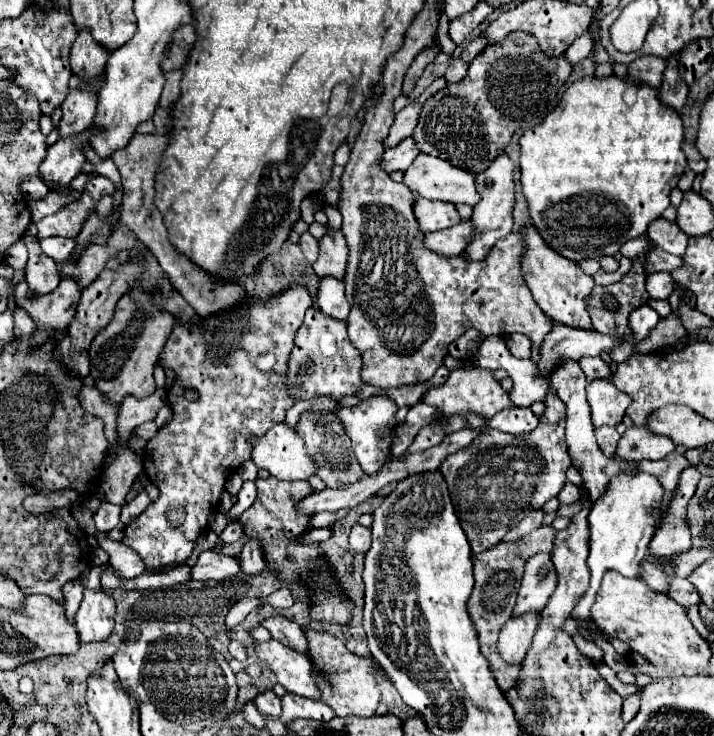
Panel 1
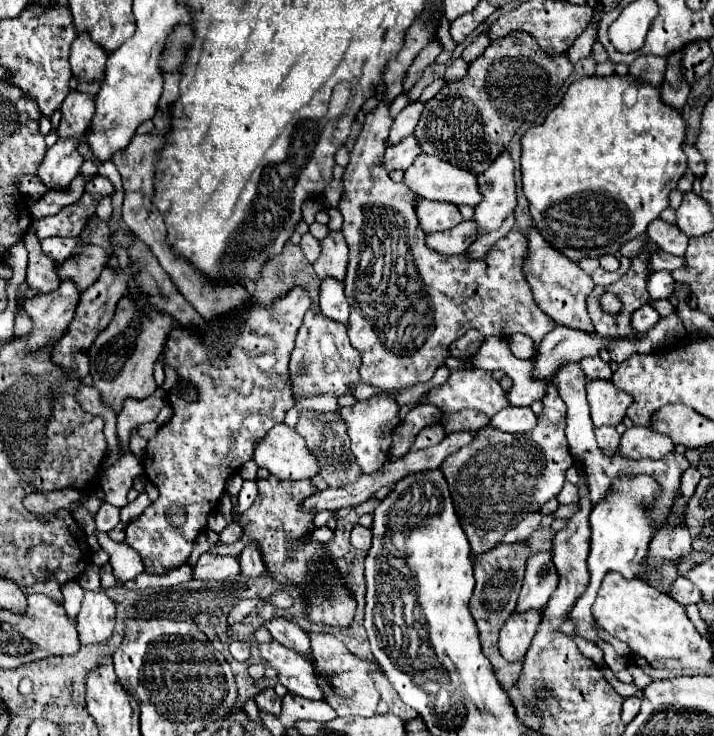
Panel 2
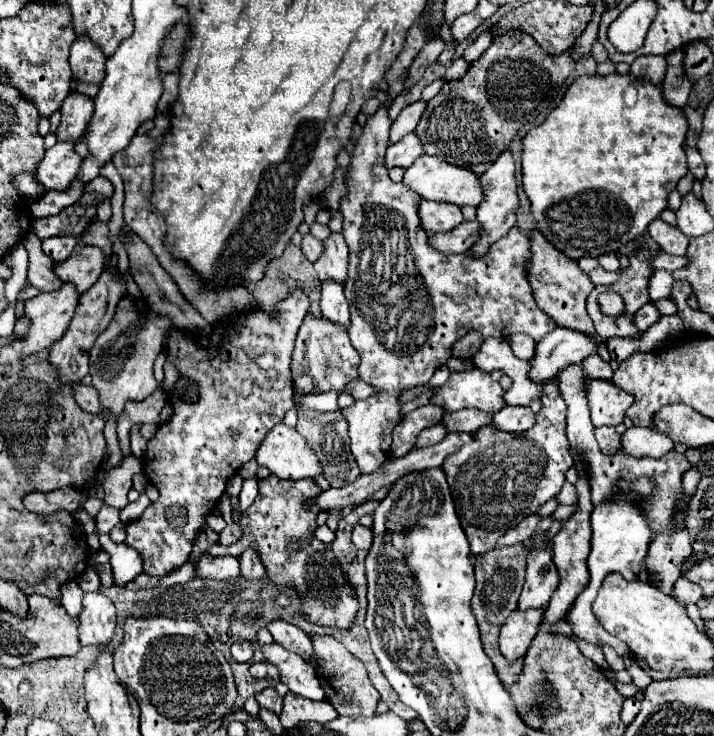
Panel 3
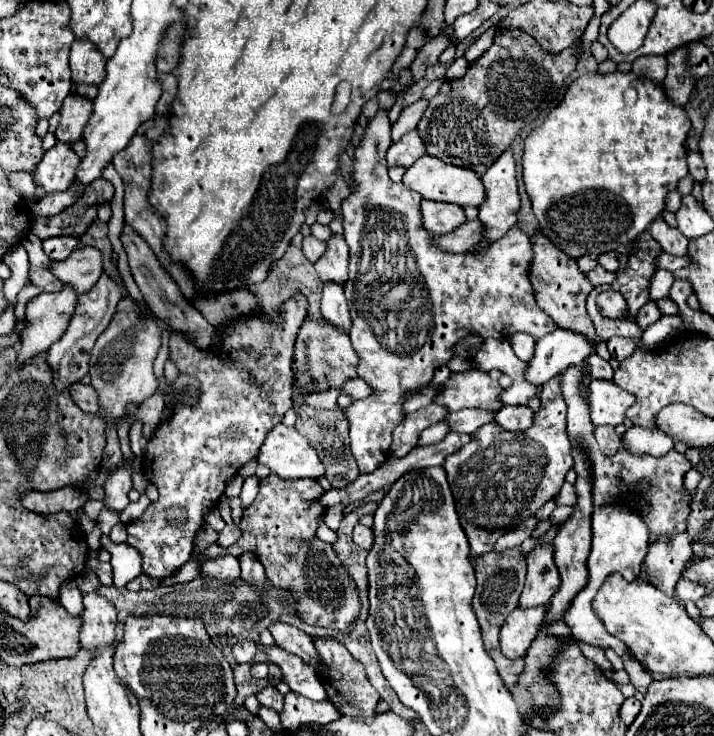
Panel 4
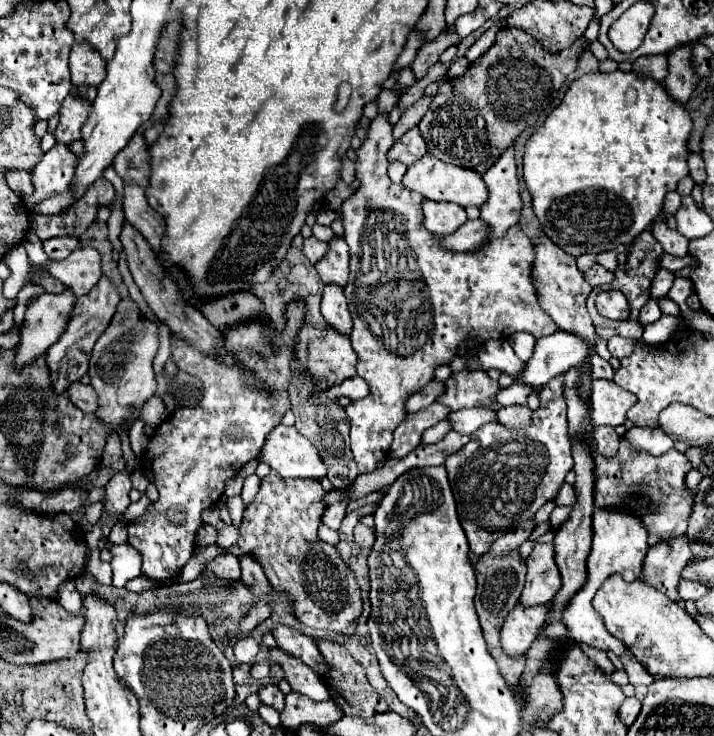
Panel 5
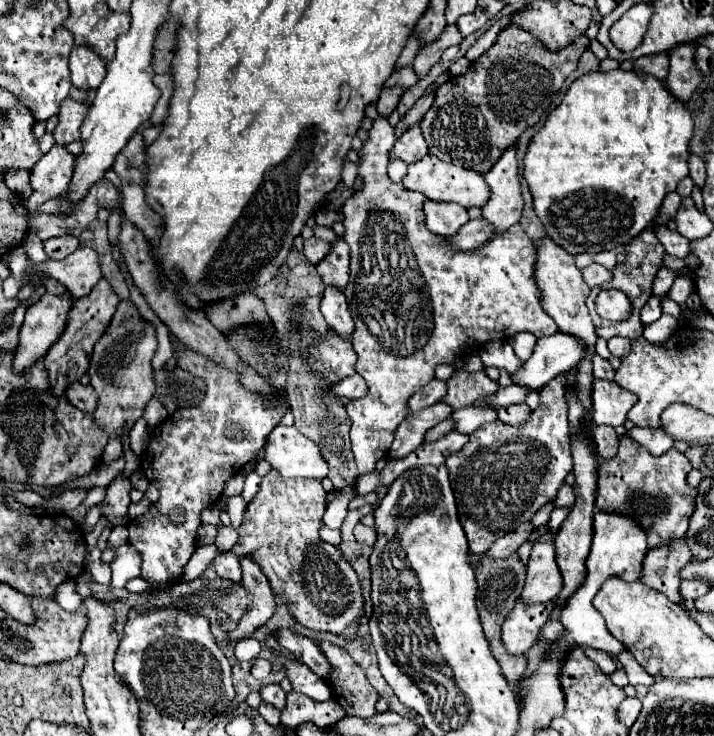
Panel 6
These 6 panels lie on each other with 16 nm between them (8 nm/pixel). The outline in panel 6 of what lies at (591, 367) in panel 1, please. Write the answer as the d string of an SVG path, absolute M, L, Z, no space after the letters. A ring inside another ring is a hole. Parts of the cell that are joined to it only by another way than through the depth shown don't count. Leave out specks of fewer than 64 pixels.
M594 358L592 360L592 364L594 364L594 378L604 378L604 380L614 380L614 368L610 366L610 362L608 360L604 360L604 358Z

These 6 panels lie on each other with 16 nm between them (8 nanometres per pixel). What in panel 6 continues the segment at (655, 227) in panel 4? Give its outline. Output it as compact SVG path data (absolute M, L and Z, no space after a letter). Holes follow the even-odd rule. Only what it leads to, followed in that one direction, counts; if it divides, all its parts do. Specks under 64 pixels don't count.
M658 226L656 228L656 236L664 244L664 248L666 248L666 252L670 256L682 260L682 258L686 258L690 254L690 242L684 240L684 236L680 236L678 232L668 230L666 226Z

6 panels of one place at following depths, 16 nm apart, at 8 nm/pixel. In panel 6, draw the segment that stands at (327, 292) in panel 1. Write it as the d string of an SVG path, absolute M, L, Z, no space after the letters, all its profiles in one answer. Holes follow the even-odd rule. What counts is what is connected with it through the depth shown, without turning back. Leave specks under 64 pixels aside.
M326 288L324 298L322 298L322 314L324 314L328 326L332 330L336 330L336 334L344 336L346 340L352 340L354 322L348 312L346 298L342 292L338 292L338 288Z

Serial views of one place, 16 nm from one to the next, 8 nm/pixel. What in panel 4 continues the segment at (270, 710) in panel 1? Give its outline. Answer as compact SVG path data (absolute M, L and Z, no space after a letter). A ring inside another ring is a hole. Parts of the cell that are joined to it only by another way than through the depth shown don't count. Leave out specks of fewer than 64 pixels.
M266 686L266 688L262 688L260 694L258 694L258 700L260 700L262 706L274 708L276 712L280 712L282 706L284 706L284 696L278 692L276 686Z

